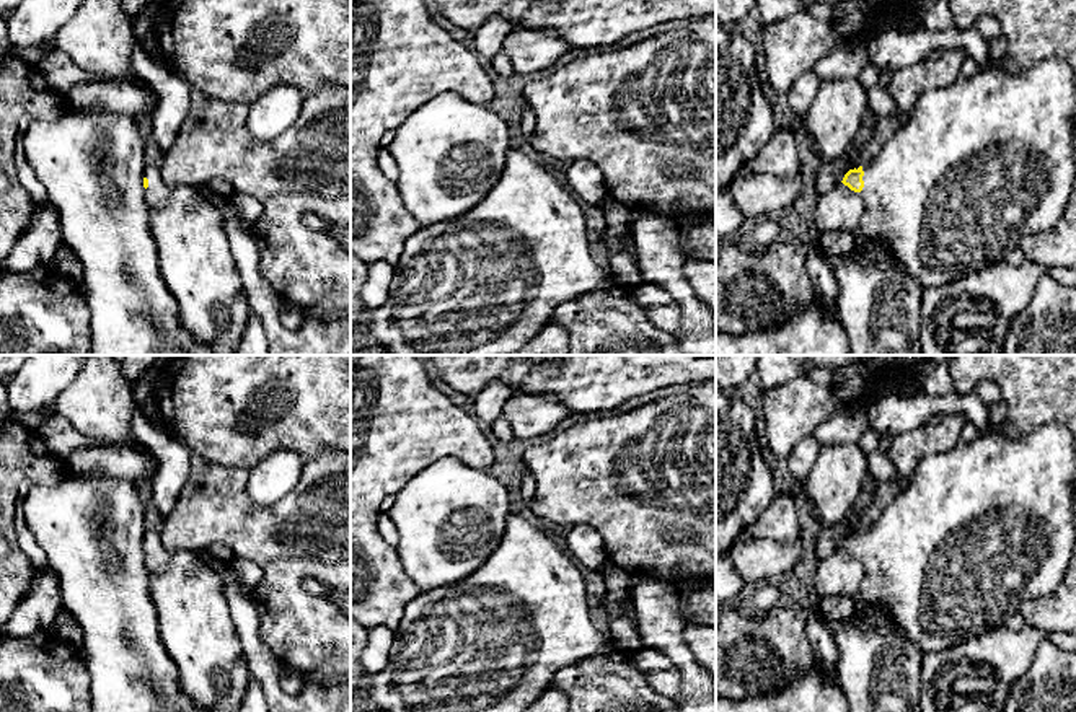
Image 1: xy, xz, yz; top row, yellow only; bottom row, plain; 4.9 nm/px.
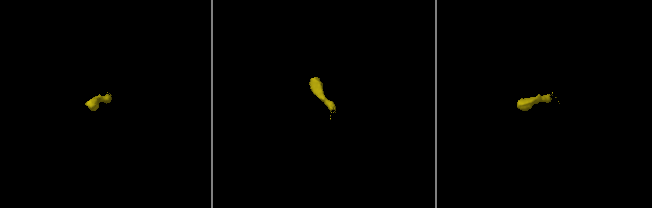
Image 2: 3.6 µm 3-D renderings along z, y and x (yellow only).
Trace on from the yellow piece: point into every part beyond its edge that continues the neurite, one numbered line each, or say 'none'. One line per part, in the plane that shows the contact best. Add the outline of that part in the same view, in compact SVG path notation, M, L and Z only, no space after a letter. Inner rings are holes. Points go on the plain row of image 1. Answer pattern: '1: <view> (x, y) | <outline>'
1: yz (978, 528) | M1047 422L1016 440L1009 440L996 430L980 433L970 443L959 440L950 450L926 455L913 476L902 482L902 492L882 510L877 523L871 530L862 530L864 552L858 559L866 569L866 577L854 601L854 613L859 614L866 608L884 608L895 619L902 634L923 653L941 652L1003 626L1009 616L1019 613L1024 600L1050 595L1065 578L1074 551L1074 500L1076 445L1071 430L1060 422Z

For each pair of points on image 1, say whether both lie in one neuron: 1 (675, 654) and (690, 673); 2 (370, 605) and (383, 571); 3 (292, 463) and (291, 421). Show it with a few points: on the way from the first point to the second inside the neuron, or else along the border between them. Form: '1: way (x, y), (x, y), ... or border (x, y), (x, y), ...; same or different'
1: way (680, 659), (688, 668); same
2: way (372, 597), (372, 587), (379, 579); same
3: border (305, 458), (294, 450), (276, 448), (256, 465); different

